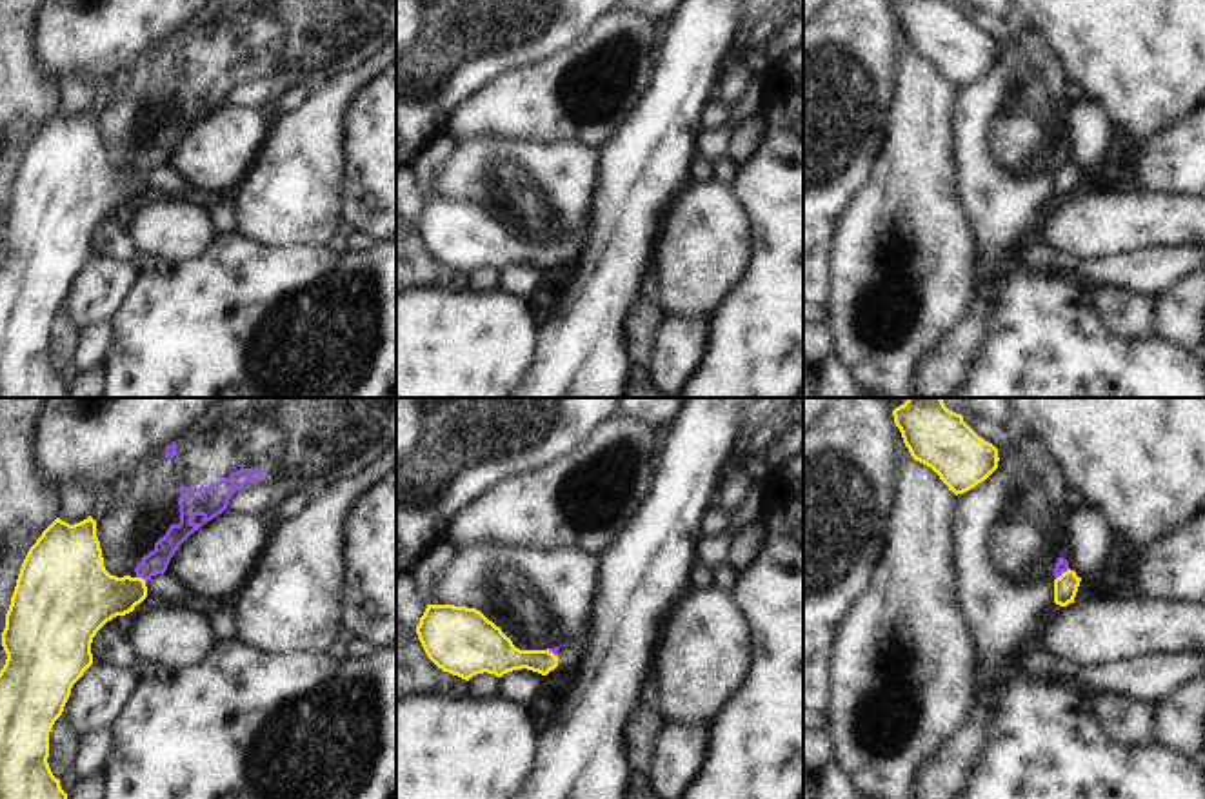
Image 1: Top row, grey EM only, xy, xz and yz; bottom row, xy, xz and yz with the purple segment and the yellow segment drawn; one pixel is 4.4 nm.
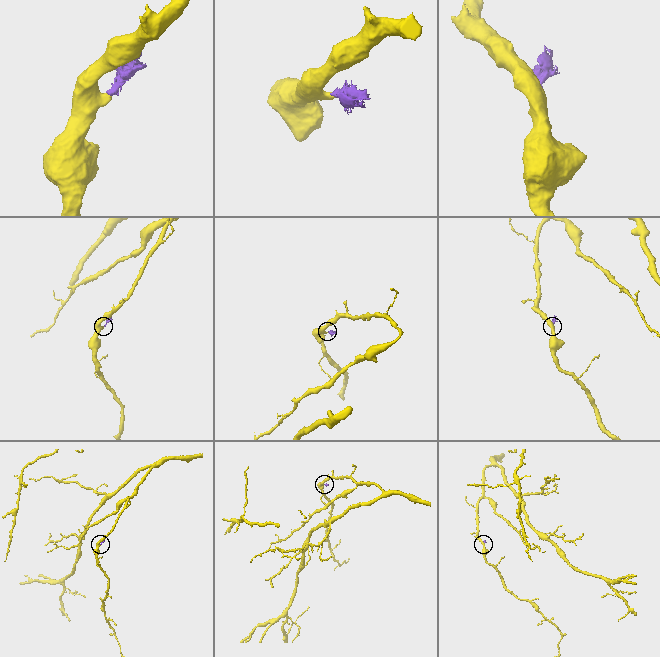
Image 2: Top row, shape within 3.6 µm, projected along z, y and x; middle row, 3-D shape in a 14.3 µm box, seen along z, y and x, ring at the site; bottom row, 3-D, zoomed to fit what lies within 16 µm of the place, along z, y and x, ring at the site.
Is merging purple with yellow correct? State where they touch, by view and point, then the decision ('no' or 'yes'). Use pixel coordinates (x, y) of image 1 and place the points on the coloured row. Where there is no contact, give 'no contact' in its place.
yz (1062, 572) | no

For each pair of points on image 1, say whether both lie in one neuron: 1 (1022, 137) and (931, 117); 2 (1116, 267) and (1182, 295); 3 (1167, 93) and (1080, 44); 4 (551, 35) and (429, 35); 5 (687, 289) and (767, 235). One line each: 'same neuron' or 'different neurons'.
1: different neurons
2: different neurons
3: same neuron
4: same neuron
5: different neurons

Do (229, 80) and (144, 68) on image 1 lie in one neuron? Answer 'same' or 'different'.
same

